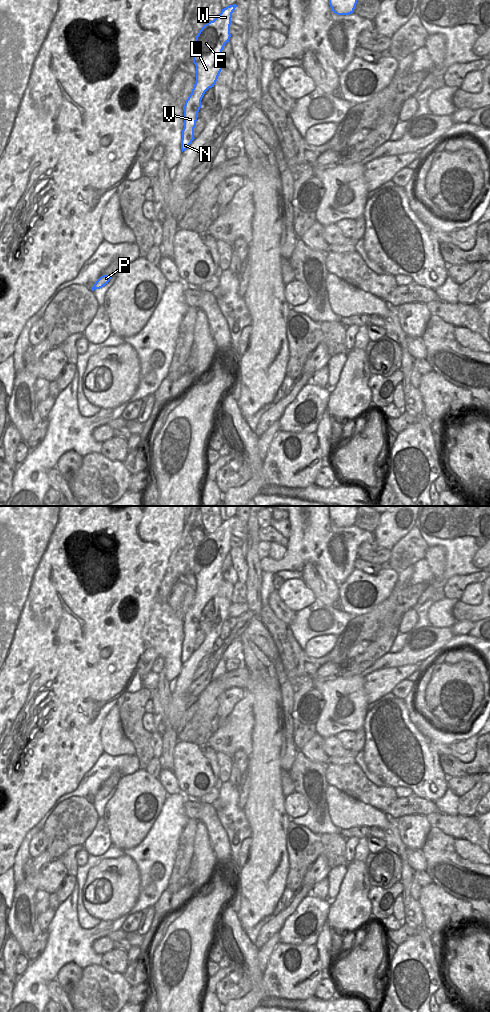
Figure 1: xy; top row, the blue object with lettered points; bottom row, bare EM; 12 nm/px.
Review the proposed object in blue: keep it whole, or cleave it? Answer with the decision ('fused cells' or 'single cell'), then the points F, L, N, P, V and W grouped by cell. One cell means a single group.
single cell; F L N P V W

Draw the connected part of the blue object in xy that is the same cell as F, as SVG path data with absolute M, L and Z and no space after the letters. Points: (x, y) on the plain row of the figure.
M236 516L222 521L221 525L205 536L196 548L193 559L193 575L196 578L196 594L184 617L184 640L181 662L189 660L194 650L194 640L205 604L214 599L222 582L222 562L229 554L232 525Z

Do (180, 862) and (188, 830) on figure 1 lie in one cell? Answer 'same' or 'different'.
same

